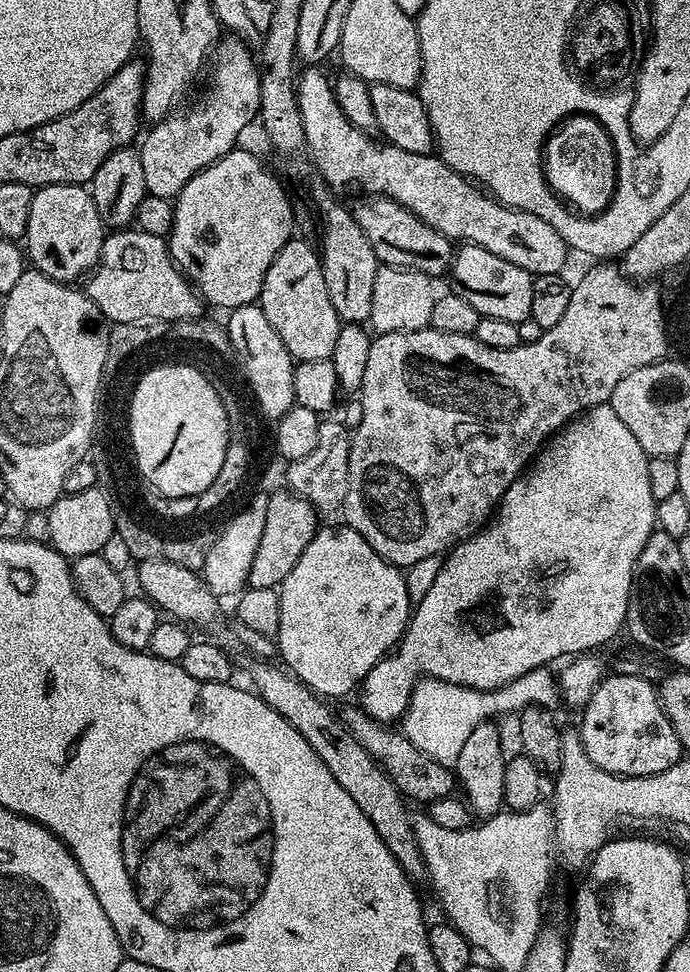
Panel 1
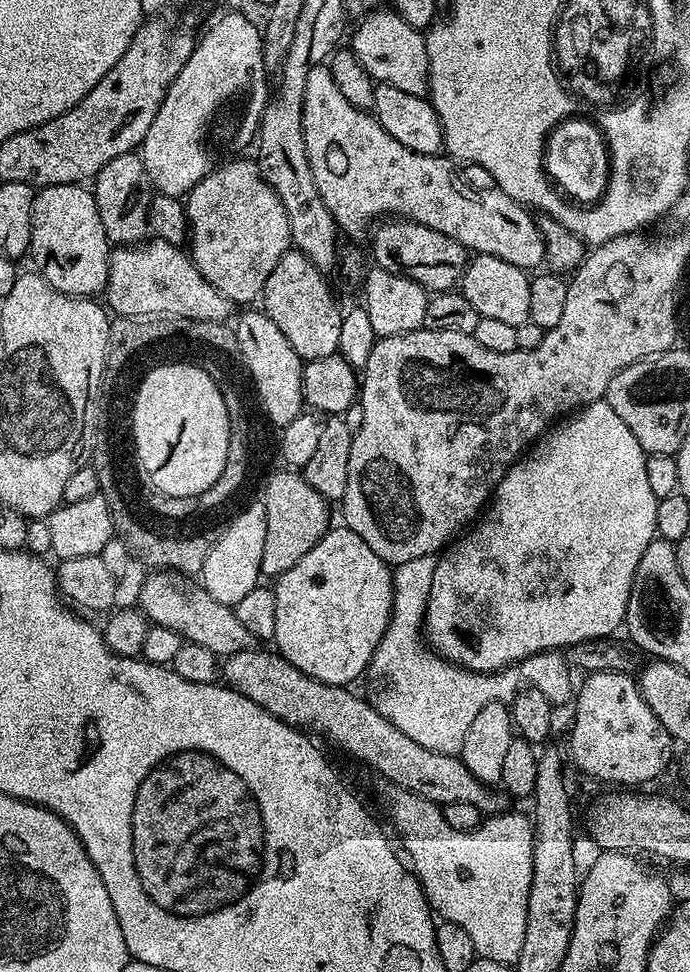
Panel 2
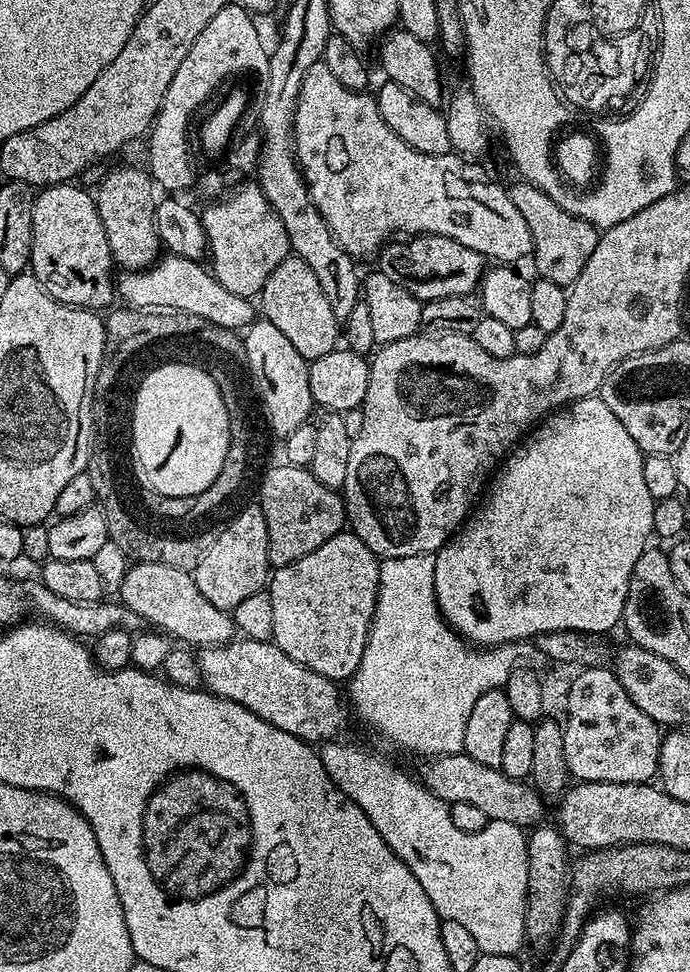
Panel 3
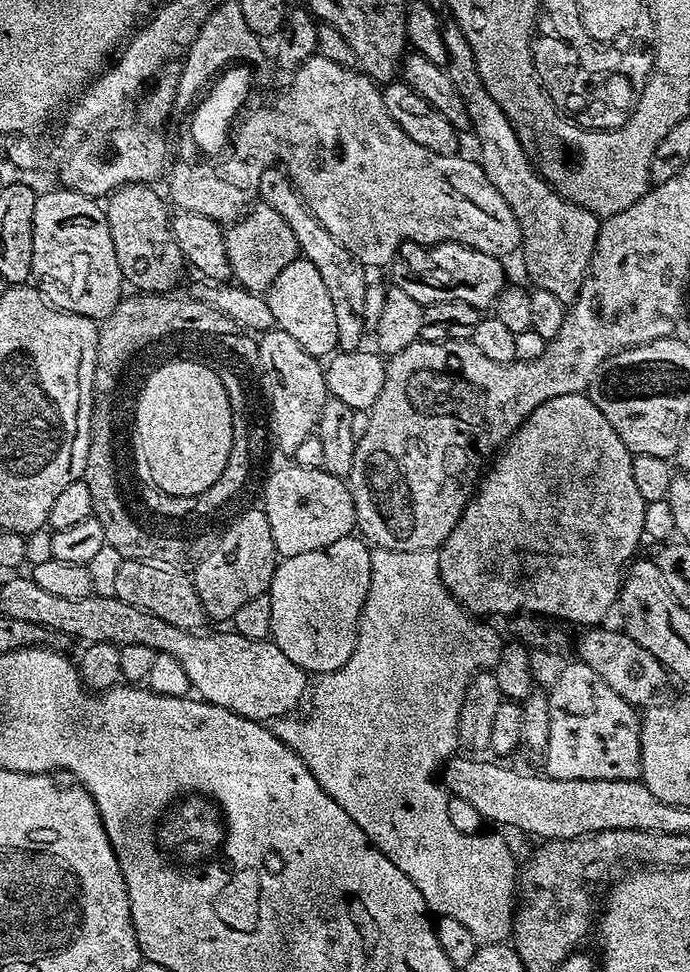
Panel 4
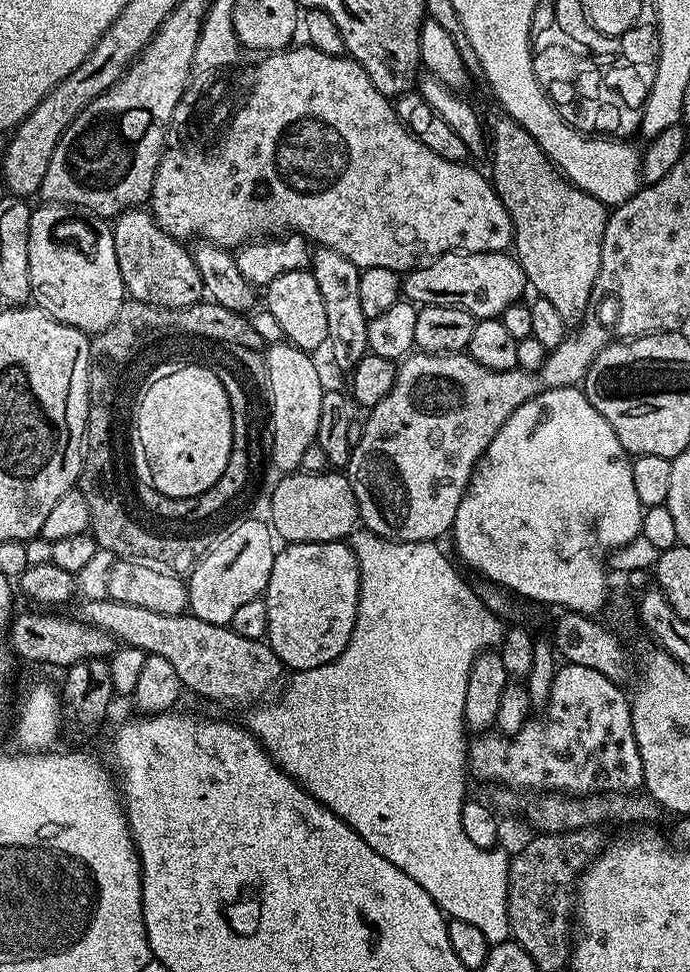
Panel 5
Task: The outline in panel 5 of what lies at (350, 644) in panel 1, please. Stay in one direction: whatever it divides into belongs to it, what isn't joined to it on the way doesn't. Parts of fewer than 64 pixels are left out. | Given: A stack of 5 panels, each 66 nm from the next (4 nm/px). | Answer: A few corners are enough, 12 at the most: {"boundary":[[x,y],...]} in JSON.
{"boundary":[[285,543],[262,597],[266,643],[305,672],[346,650],[351,543]]}

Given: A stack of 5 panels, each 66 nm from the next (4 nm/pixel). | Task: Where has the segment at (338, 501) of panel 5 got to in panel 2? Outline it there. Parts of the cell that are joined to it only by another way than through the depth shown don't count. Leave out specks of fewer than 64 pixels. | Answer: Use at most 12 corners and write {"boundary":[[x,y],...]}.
{"boundary":[[299,471],[262,484],[260,570],[278,577],[330,527],[329,501]]}

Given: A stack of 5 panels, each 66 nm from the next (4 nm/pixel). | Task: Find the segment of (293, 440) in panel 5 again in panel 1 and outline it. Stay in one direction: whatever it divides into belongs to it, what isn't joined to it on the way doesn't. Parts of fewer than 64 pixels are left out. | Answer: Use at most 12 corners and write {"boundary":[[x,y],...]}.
{"boundary":[[259,303],[226,331],[254,404],[272,422],[296,404],[294,357]]}

